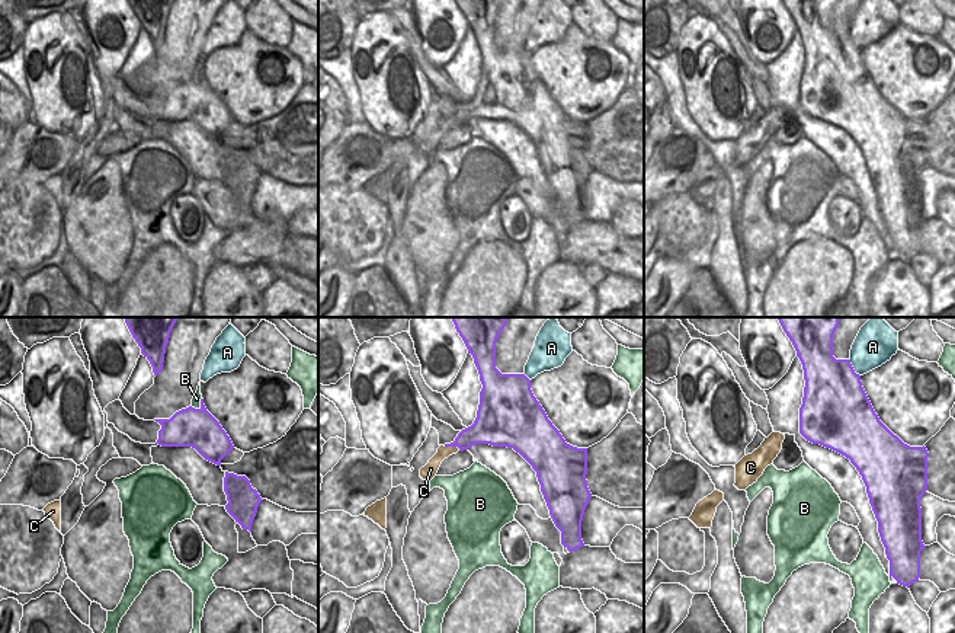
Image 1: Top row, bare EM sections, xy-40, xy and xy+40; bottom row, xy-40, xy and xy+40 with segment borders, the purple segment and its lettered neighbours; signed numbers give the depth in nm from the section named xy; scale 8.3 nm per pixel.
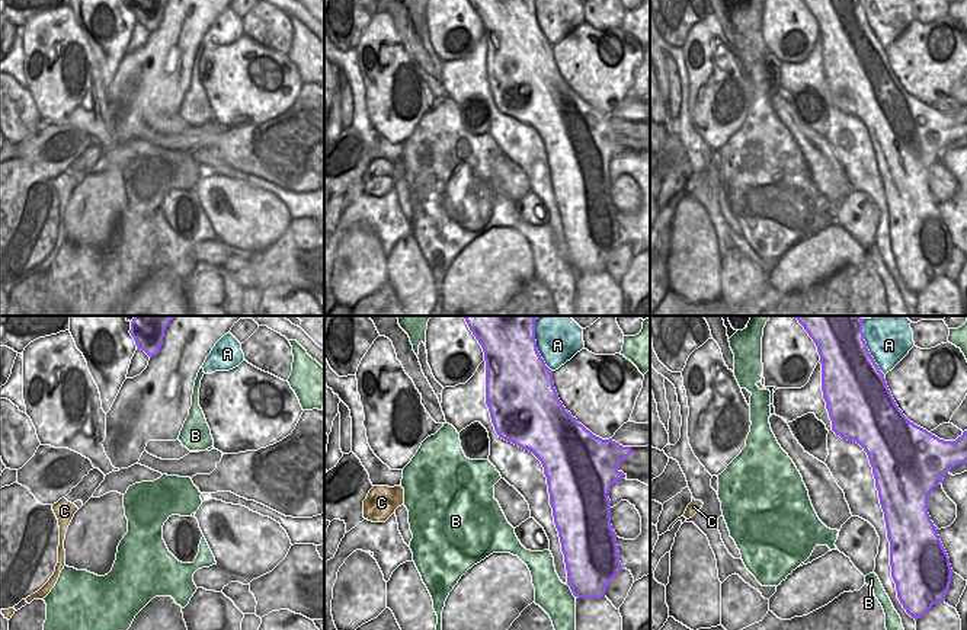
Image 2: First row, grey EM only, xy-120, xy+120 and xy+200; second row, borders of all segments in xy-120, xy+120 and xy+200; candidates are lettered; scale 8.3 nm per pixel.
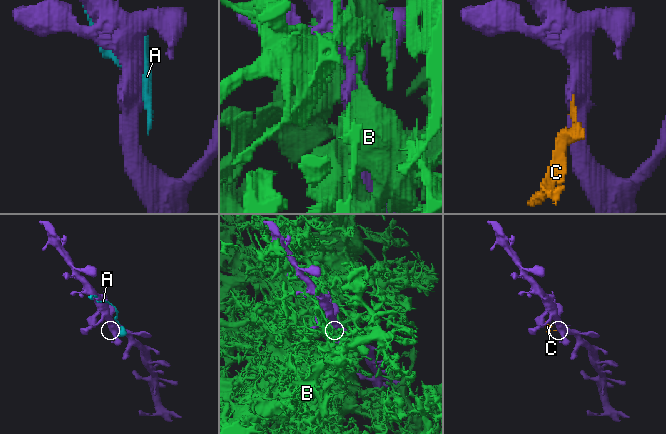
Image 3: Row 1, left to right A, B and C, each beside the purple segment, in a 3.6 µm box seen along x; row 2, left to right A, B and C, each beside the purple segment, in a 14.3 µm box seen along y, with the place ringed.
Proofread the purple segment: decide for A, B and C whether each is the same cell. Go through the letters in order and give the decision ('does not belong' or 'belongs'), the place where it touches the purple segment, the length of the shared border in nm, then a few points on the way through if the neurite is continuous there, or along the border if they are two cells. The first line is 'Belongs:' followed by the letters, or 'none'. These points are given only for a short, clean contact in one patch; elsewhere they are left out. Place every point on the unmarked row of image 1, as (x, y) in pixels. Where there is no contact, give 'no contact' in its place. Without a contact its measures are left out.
Belongs: none
A: does not belong; meets purple in xy+40 at (852, 42); contact 170 nm long
B: does not belong; meets purple in xy-40 at (201, 80); contact 120 nm long
C: does not belong; meets purple in xy at (452, 120); contact 150 nm long; border along xy (444, 120), (455, 120), (460, 124)

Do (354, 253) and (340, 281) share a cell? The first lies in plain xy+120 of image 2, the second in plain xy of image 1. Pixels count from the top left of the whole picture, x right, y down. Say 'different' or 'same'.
same

